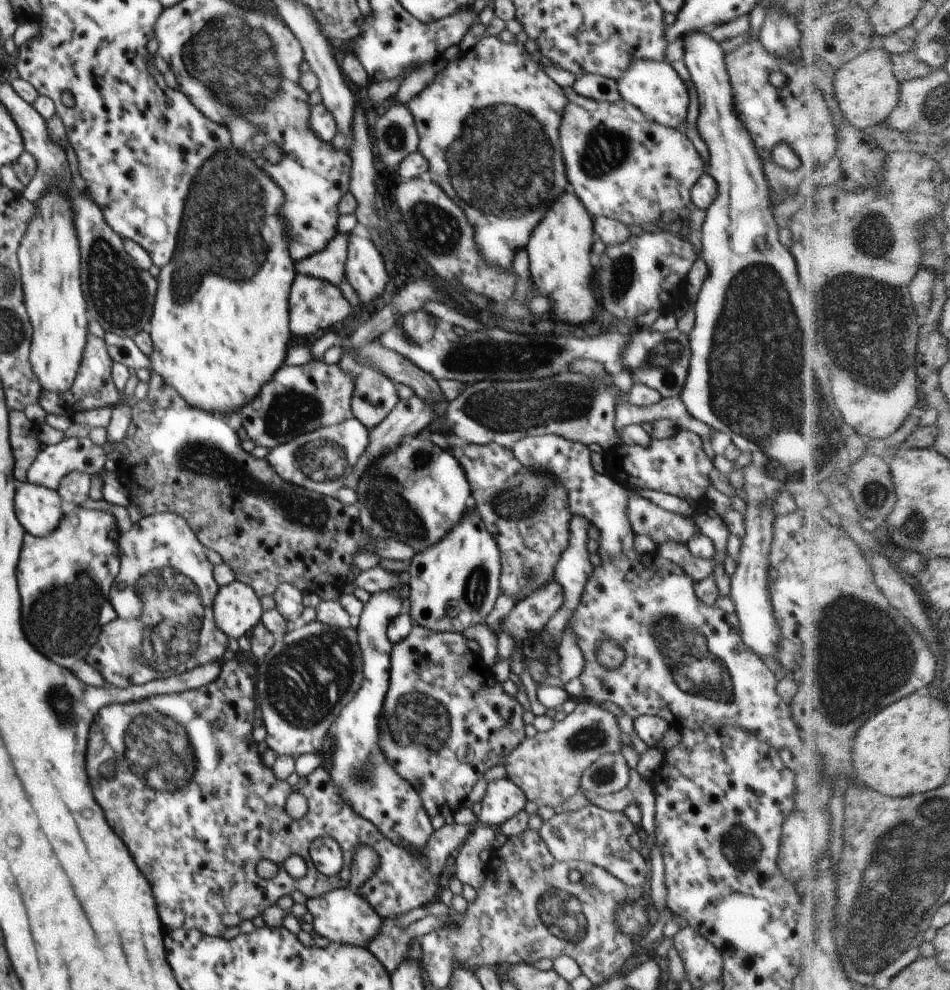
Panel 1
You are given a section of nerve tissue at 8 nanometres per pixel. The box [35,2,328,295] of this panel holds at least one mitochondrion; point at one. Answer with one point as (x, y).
(233, 44)

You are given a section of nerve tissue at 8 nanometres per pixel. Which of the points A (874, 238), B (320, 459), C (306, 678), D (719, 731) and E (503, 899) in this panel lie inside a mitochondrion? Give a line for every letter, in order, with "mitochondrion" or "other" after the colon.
A: mitochondrion
B: mitochondrion
C: mitochondrion
D: other
E: other

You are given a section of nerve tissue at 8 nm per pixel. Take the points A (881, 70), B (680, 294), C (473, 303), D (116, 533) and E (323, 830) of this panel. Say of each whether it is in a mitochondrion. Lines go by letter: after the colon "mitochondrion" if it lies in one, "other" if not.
A: other
B: other
C: other
D: other
E: other

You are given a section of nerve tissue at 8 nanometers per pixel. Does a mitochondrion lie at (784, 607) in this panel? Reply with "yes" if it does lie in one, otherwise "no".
no

